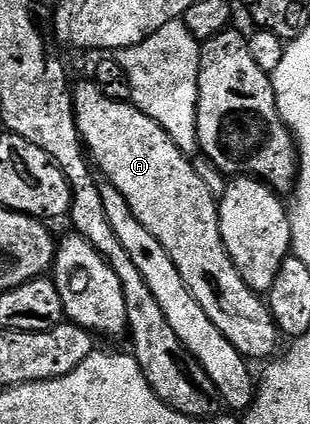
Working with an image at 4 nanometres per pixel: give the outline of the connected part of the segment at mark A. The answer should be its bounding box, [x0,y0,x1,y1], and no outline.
[72,81,282,361]

